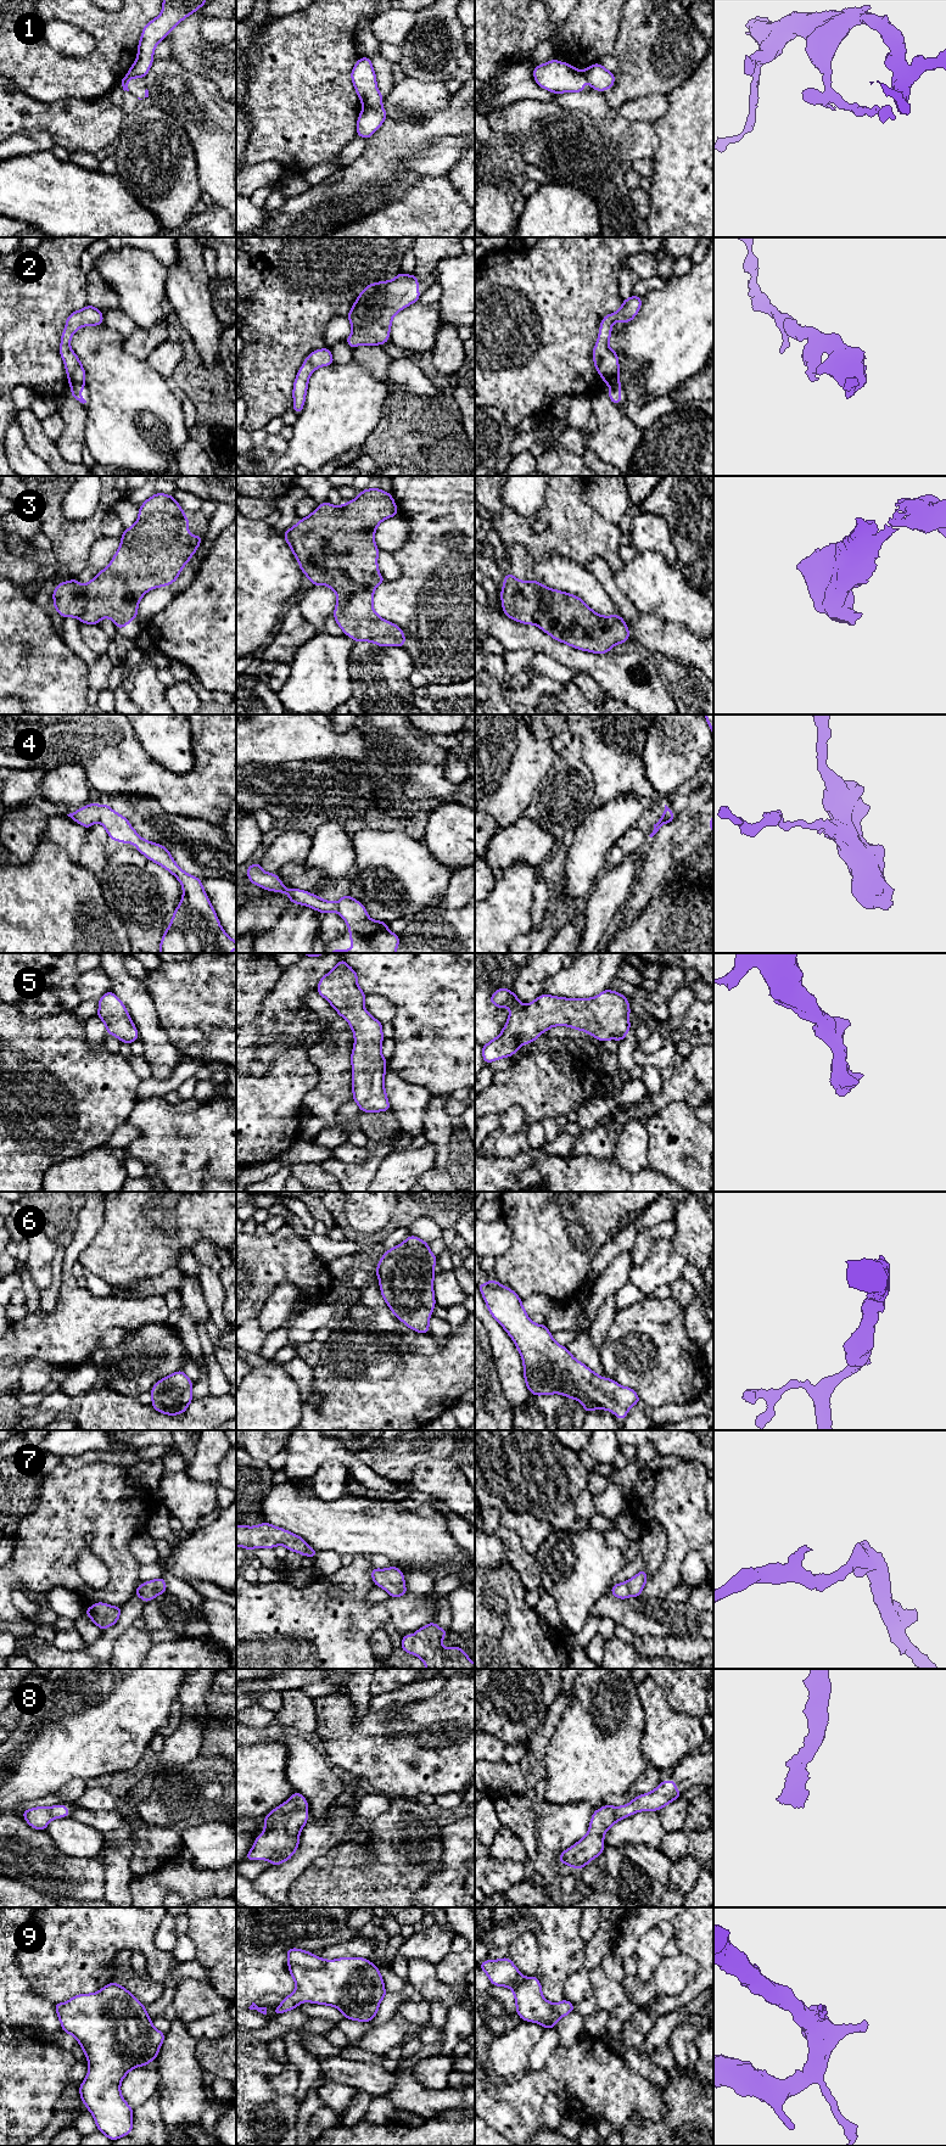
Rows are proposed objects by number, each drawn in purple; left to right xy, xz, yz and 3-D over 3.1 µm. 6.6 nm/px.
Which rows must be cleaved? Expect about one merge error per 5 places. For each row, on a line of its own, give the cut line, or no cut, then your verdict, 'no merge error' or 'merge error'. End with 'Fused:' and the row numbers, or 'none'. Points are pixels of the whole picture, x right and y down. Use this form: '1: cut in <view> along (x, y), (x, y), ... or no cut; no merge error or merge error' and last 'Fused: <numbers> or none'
1: cut in xz along (380, 105), (364, 108); merge error
2: no cut; no merge error
3: no cut; no merge error
4: no cut; no merge error
5: no cut; no merge error
6: no cut; no merge error
7: no cut; no merge error
8: no cut; no merge error
9: no cut; no merge error
Fused: 1

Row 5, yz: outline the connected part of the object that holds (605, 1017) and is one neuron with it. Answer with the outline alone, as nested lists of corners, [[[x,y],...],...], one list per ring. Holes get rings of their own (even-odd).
[[[500,987],[489,1002],[499,1009],[508,1007],[510,1013],[500,1035],[482,1046],[485,1064],[513,1057],[521,1046],[534,1042],[553,1026],[570,1026],[588,1032],[600,1042],[622,1042],[631,1029],[628,999],[611,990],[604,990],[593,998],[564,998],[543,993],[522,1005],[515,992]]]

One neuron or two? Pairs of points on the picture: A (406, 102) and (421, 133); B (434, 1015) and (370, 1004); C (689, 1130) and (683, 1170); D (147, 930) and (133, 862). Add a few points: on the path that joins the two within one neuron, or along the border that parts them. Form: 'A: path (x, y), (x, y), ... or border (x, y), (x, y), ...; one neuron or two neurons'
A: border (441, 110), (402, 121), (388, 118); two neurons
B: border (370, 993), (393, 1004), (391, 1021); two neurons
C: path (681, 1139), (681, 1152), (677, 1160); one neuron
D: path (145, 913), (145, 897), (133, 885), (133, 879); one neuron

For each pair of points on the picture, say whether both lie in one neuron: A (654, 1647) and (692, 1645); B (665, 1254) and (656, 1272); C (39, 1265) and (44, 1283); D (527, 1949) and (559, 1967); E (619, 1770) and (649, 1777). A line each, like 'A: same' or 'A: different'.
A: same
B: same
C: same
D: different
E: different

